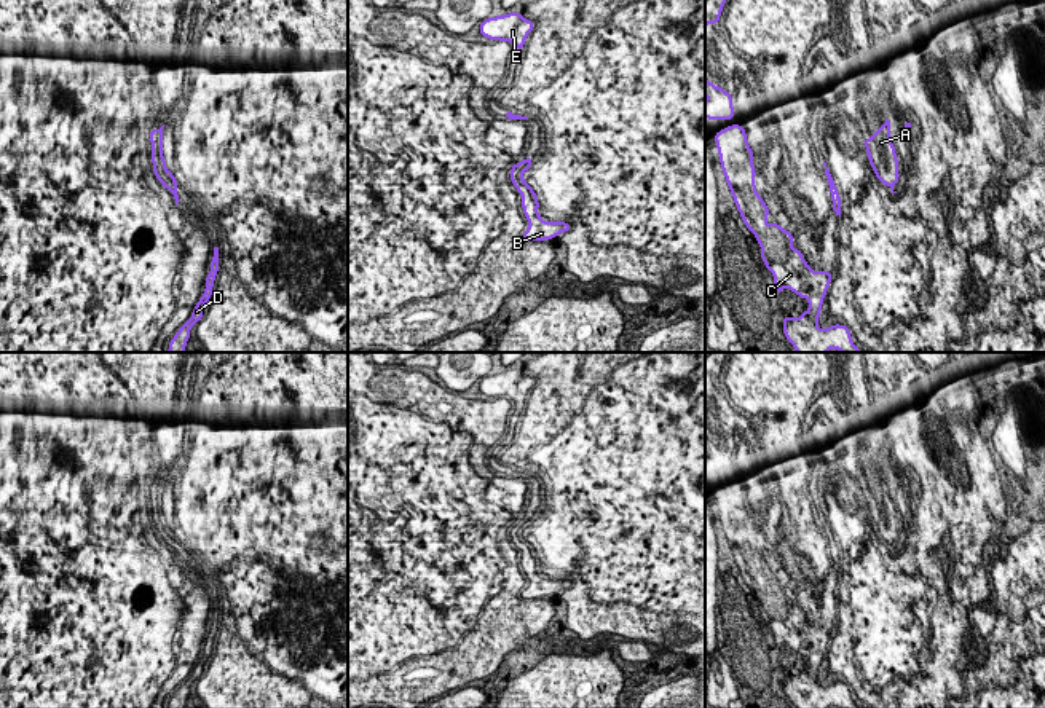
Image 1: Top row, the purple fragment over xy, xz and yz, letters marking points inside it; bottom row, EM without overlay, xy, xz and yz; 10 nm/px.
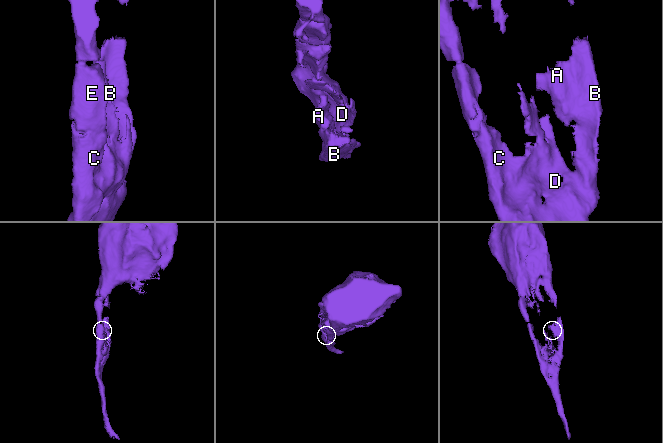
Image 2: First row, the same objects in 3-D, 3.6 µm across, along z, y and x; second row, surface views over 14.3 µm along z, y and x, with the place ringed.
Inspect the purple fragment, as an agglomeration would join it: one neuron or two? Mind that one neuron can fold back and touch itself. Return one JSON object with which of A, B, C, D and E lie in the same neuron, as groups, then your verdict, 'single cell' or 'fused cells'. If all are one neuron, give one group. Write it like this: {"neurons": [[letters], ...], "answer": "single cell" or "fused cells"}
{"neurons": [["A", "B", "C", "D", "E"]], "answer": "single cell"}

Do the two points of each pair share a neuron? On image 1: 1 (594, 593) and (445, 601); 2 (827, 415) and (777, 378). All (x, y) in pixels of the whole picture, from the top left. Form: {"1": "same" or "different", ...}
{"1": "different", "2": "different"}

